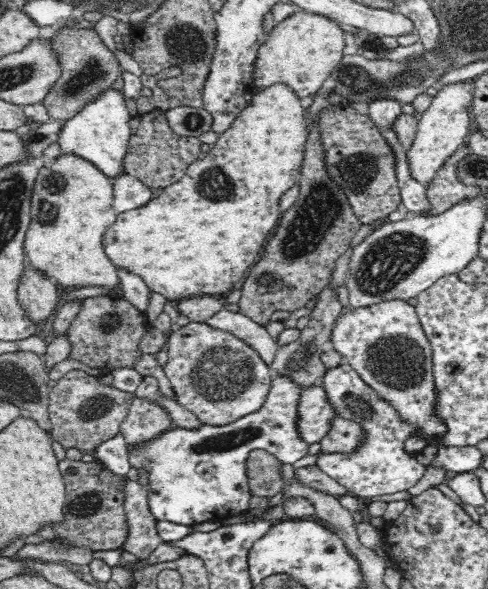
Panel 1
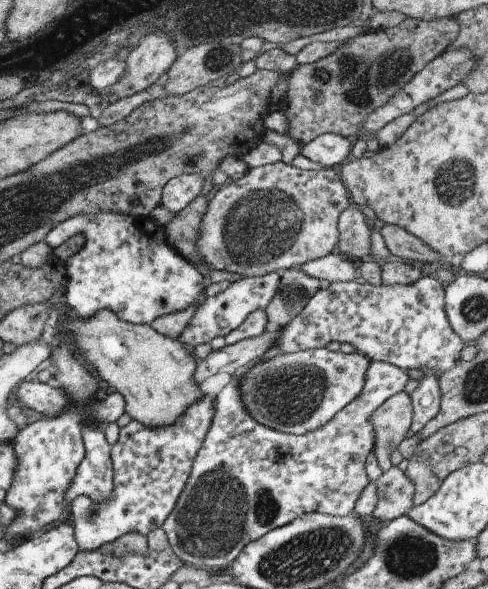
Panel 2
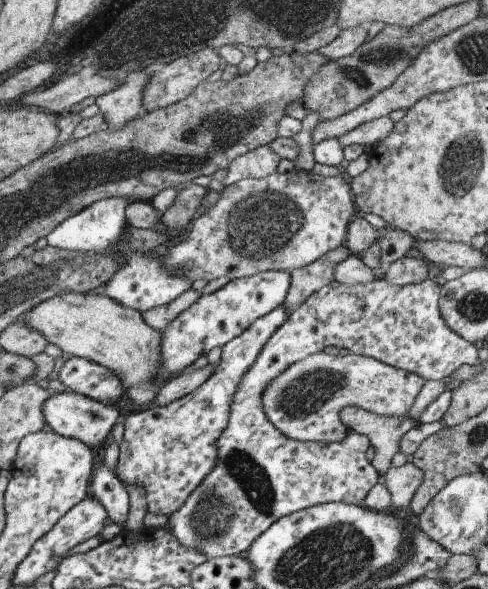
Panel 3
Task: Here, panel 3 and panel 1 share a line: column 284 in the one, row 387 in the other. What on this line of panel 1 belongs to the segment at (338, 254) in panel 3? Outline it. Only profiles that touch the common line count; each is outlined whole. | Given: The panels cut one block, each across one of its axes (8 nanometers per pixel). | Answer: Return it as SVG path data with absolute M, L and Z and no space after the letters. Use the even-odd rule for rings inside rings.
M348 249L341 258L336 262L336 270L332 276L331 284L328 285L321 293L318 303L309 314L309 326L301 331L300 337L288 346L282 346L278 349L275 359L269 364L269 370L272 375L280 375L292 379L300 390L320 385L322 376L326 372L324 363L320 360L320 354L326 350L332 350L331 333L334 329L336 319L345 311L345 308L338 301L332 288L345 284L346 278L349 276L349 263L352 255L352 249Z

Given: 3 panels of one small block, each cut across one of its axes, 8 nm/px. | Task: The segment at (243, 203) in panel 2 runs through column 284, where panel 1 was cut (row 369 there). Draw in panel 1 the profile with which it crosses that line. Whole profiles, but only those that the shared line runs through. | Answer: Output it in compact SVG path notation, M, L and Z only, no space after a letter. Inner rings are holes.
M190 321L177 332L168 334L165 350L168 361L163 369L171 382L177 402L194 413L201 424L212 426L230 424L245 414L260 410L267 399L272 381L269 365L254 349L246 345L246 342L224 330L213 328L207 322Z

